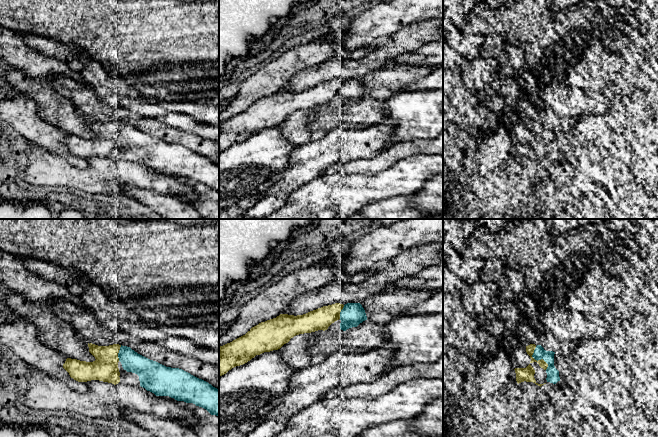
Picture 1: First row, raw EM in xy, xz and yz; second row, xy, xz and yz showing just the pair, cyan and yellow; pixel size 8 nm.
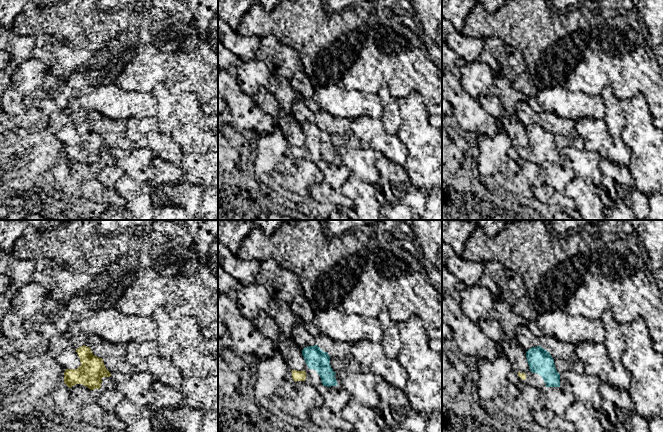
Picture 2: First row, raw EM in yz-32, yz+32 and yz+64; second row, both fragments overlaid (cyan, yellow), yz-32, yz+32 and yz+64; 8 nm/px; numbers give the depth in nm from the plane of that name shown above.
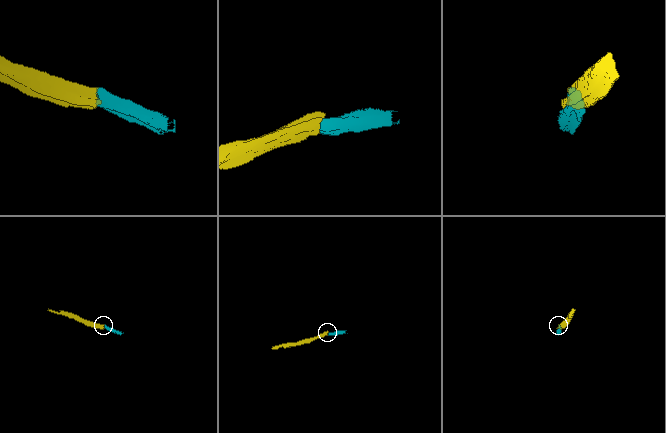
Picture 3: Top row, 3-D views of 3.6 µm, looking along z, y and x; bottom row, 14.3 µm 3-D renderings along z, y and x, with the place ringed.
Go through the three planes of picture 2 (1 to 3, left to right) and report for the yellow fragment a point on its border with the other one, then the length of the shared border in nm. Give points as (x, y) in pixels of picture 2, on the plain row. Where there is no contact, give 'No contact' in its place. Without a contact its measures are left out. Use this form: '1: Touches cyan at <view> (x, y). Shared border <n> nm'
1: No contact
2: No contact
3: No contact

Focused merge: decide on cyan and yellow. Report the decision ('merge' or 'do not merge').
merge

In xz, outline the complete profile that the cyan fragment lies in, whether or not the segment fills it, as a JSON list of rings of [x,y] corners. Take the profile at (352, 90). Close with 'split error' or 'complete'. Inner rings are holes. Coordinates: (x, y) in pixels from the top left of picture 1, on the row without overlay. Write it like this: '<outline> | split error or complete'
[[[335,79],[303,91],[280,90],[261,98],[245,111],[219,123],[219,153],[256,131],[280,125],[296,111],[325,107],[339,95],[340,105],[346,107],[367,96],[367,92],[360,79]]] | split error

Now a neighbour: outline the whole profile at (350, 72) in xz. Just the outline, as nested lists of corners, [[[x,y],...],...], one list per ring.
[[[443,18],[405,25],[397,33],[377,40],[376,48],[361,58],[335,57],[299,71],[282,90],[297,92],[335,79],[360,79],[370,72],[389,66],[398,56],[438,40],[443,40]]]

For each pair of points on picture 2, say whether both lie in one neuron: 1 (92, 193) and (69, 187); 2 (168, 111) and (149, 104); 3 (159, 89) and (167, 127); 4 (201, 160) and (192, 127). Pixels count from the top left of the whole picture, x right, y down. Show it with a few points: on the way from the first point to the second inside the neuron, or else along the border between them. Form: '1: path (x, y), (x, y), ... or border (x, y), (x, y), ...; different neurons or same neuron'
1: border (81, 181), (81, 191), (83, 194); different neurons
2: border (151, 92), (158, 102), (158, 109), (155, 115); different neurons
3: path (165, 98), (167, 118); same neuron
4: path (198, 152), (198, 140), (194, 135); same neuron

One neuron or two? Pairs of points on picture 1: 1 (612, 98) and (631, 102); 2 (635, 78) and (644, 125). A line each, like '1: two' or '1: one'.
1: two
2: two

